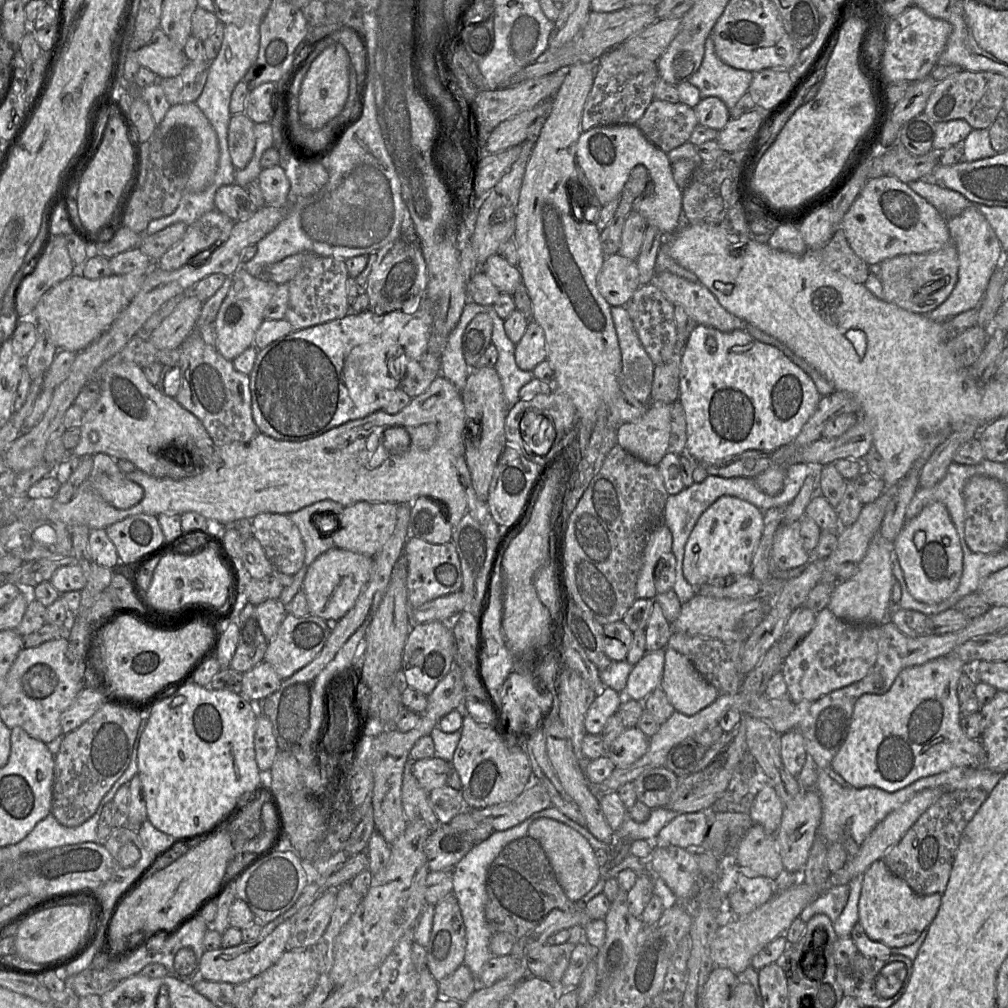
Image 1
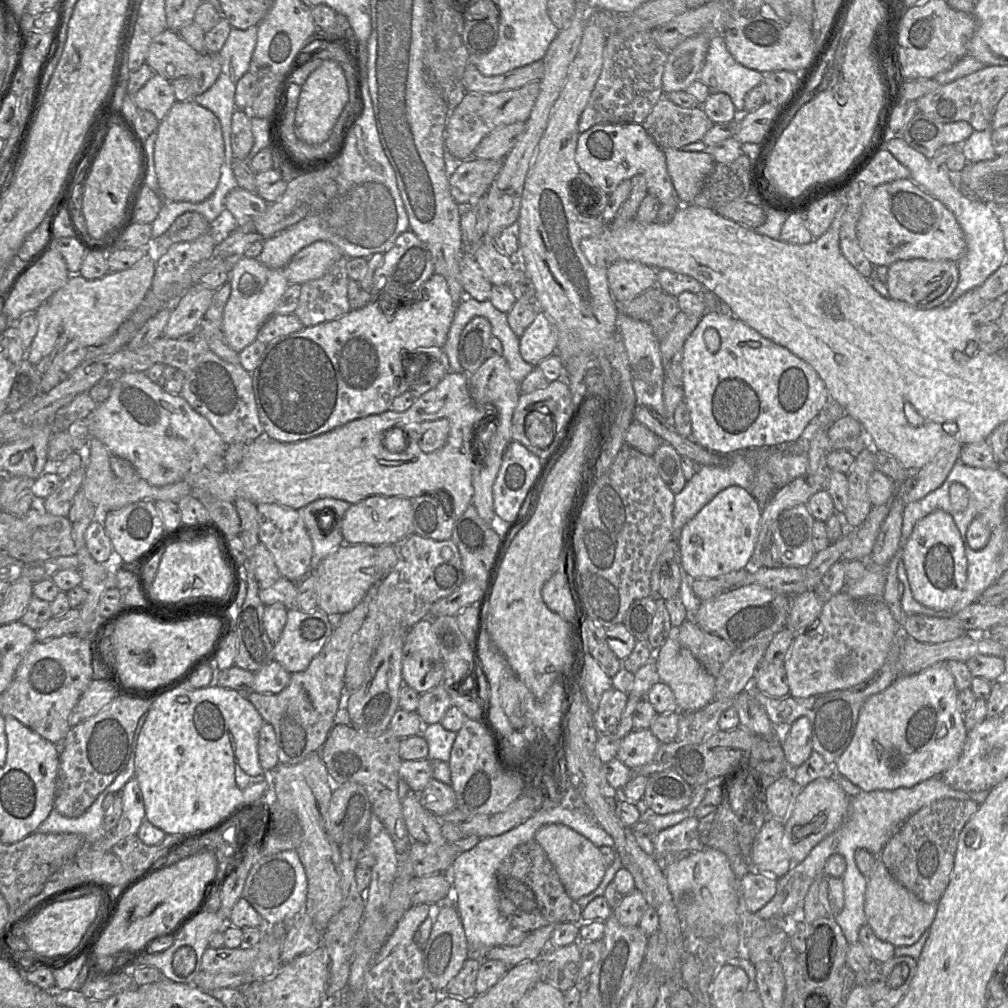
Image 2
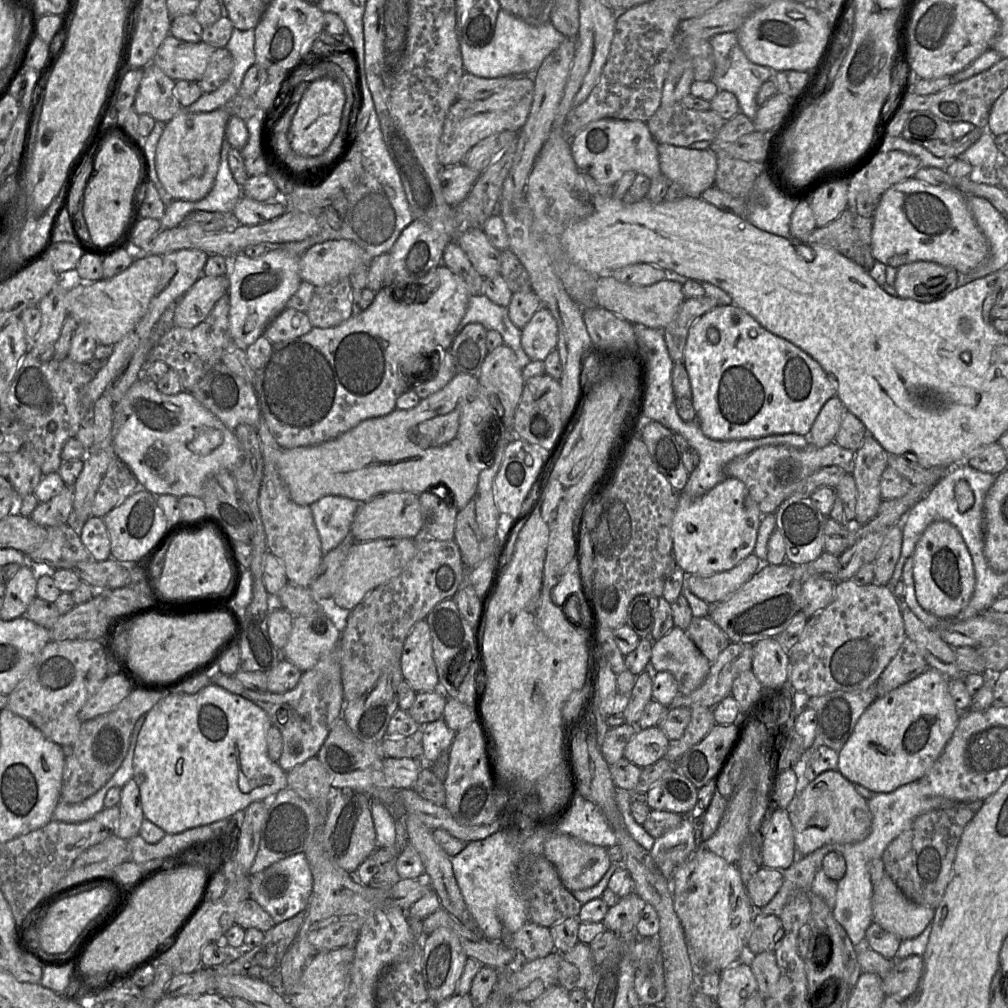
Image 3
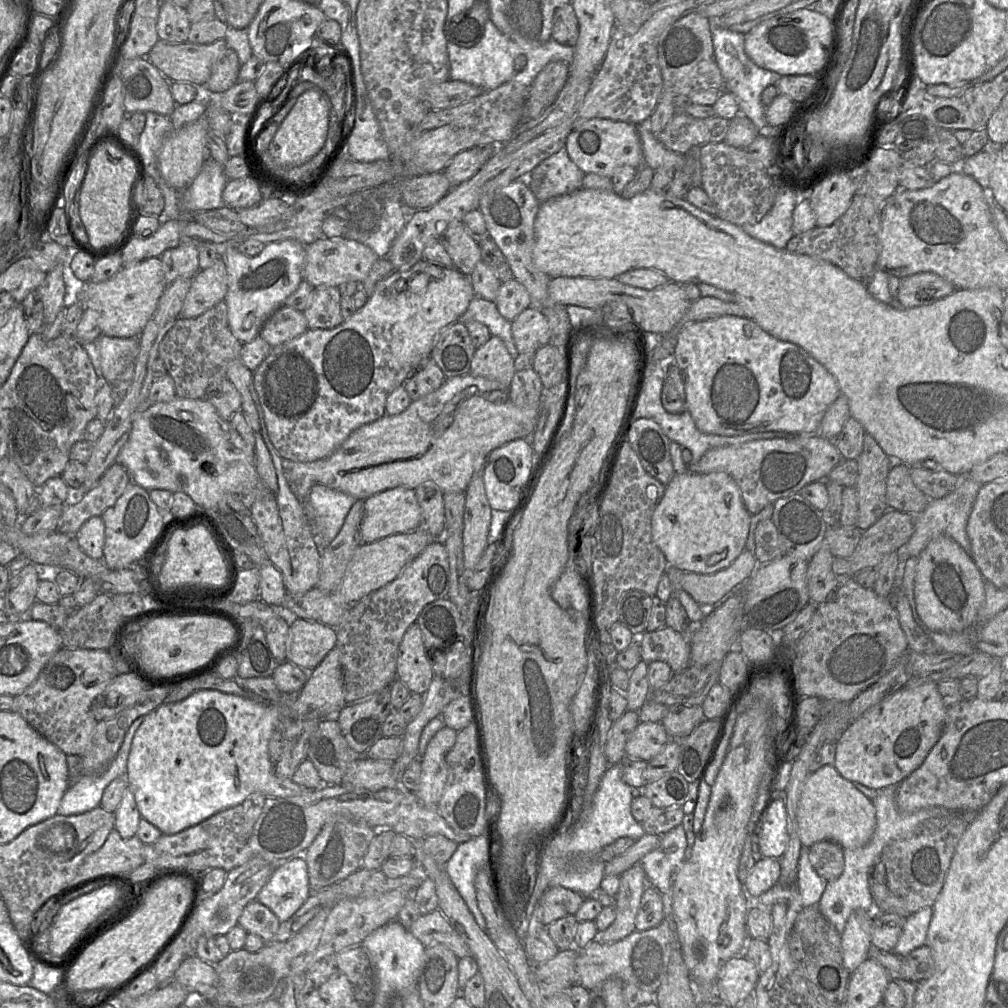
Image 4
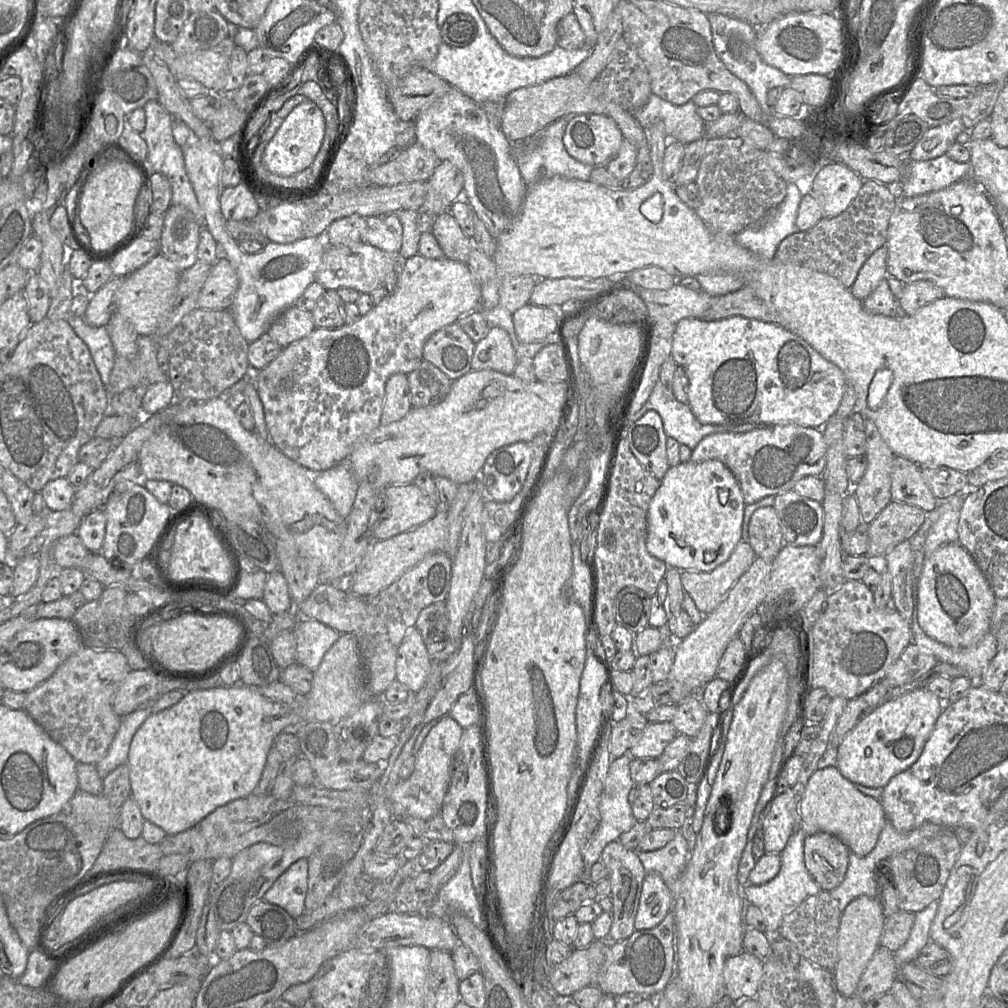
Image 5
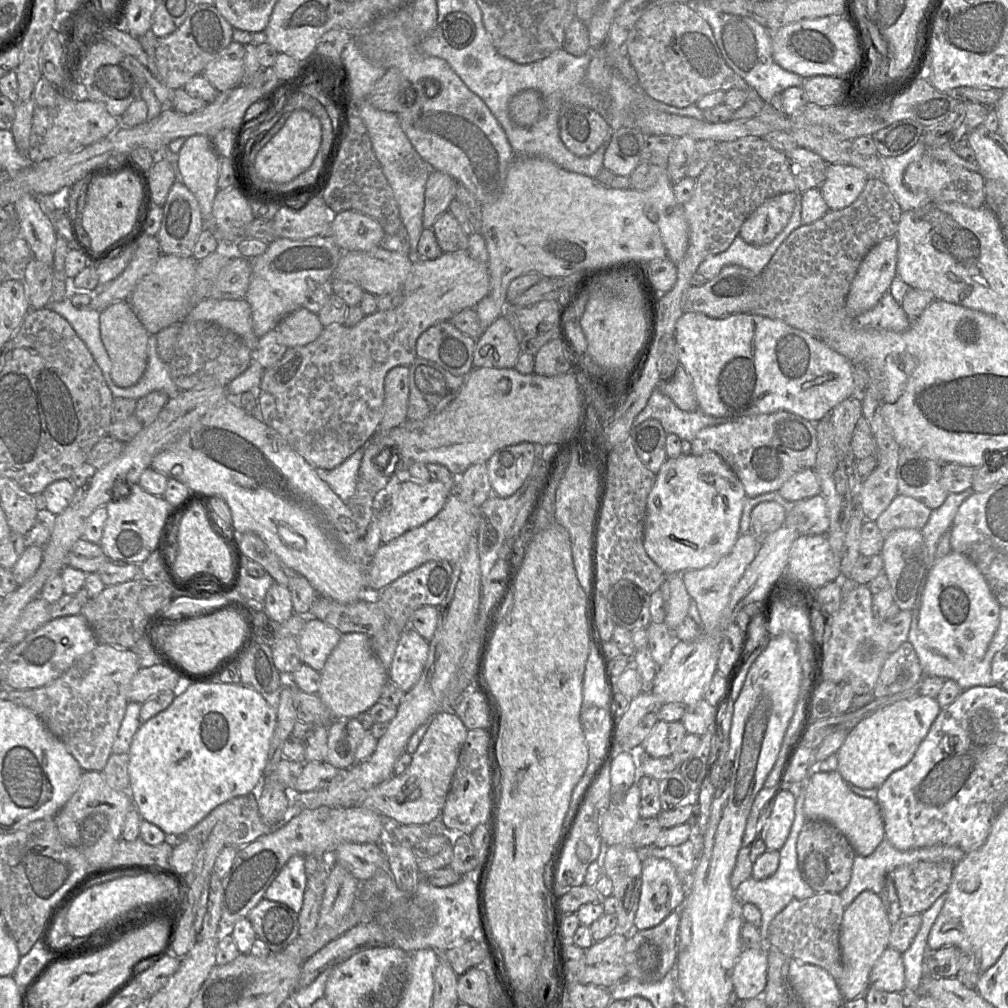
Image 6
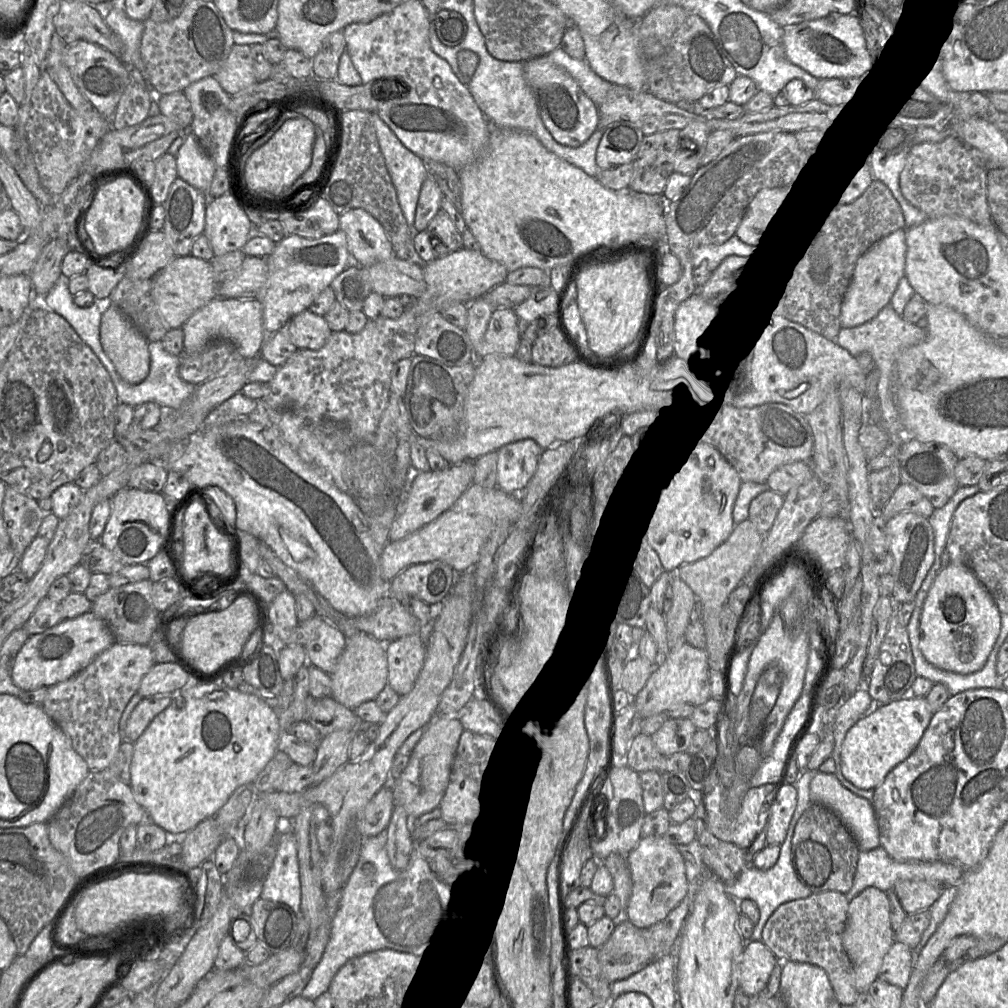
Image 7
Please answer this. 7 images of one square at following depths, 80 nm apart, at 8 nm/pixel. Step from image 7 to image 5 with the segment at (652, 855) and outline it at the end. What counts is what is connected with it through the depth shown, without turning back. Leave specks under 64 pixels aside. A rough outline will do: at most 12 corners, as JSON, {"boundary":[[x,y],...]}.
{"boundary":[[646,873],[635,930],[657,926],[673,895],[660,875]]}

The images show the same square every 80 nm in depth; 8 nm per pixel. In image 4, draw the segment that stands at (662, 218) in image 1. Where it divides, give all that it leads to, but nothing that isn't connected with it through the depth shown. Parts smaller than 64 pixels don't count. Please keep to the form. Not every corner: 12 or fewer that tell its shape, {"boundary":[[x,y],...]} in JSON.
{"boundary":[[593,118],[566,150],[585,174],[610,179],[645,163],[637,125]]}

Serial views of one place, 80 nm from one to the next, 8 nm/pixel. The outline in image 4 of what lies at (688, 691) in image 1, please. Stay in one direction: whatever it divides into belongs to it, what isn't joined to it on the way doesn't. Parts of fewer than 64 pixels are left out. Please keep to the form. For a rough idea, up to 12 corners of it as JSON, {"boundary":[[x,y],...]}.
{"boundary":[[668,626],[638,638],[648,665],[666,662],[673,673],[690,666],[685,634]]}

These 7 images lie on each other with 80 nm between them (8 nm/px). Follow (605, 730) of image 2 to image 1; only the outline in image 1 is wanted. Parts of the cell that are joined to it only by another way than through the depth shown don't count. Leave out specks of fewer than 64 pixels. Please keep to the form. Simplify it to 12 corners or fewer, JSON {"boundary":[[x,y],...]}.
{"boundary":[[612,688],[590,704],[587,734],[600,735],[623,695]]}

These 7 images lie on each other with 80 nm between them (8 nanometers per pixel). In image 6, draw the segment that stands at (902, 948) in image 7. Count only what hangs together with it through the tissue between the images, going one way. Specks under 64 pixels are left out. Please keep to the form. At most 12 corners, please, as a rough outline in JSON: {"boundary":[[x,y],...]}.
{"boundary":[[887,947],[872,967],[869,988],[902,992],[902,953]]}

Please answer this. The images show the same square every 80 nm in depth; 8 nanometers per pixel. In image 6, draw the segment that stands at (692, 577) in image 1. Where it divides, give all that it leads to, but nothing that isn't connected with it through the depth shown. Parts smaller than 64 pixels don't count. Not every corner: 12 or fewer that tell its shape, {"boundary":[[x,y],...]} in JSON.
{"boundary":[[717,453],[667,458],[646,553],[666,574],[714,566],[746,494]]}

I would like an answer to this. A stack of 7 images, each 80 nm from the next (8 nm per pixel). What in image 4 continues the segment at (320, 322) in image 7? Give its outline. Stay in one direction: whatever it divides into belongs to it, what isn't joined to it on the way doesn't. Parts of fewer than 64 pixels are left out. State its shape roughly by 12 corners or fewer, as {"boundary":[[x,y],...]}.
{"boundary":[[282,305],[259,337],[271,347],[308,330],[303,312]]}

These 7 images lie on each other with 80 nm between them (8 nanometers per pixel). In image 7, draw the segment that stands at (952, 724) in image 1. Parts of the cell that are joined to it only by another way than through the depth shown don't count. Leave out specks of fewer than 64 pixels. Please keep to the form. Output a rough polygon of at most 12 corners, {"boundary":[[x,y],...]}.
{"boundary":[[924,697],[869,711],[846,733],[842,775],[874,790],[916,749]]}

